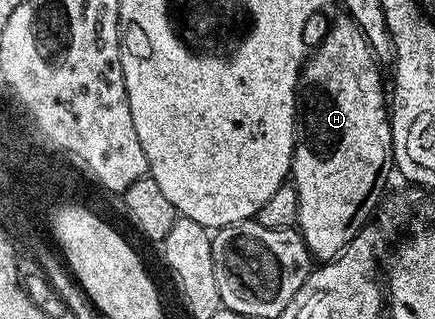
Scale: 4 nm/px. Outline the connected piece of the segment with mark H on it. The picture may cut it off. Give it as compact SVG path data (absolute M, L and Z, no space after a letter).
M341 17L325 33L324 40L321 41L320 48L316 51L316 56L312 60L310 59L303 64L300 78L296 84L296 144L294 145L294 153L292 154L290 182L296 186L296 192L298 193L296 227L301 237L303 237L313 260L329 261L339 255L351 239L373 218L374 212L377 210L378 204L385 194L384 178L387 177L388 167L390 171L390 164L392 163L392 121L389 108L386 106L386 83L385 80L384 83L380 80L381 64L378 62L376 54L370 49L366 37L362 33L362 29L358 29L358 25L354 25L352 19Z

